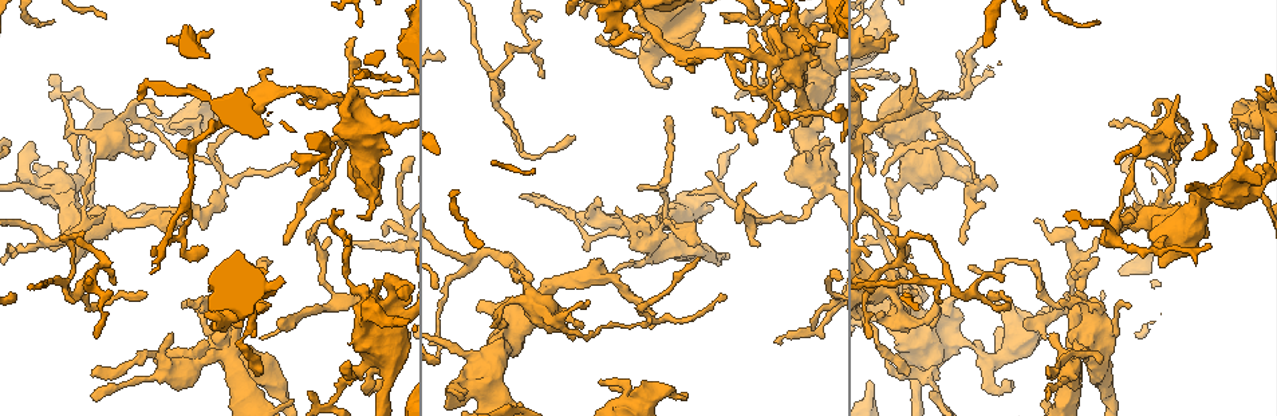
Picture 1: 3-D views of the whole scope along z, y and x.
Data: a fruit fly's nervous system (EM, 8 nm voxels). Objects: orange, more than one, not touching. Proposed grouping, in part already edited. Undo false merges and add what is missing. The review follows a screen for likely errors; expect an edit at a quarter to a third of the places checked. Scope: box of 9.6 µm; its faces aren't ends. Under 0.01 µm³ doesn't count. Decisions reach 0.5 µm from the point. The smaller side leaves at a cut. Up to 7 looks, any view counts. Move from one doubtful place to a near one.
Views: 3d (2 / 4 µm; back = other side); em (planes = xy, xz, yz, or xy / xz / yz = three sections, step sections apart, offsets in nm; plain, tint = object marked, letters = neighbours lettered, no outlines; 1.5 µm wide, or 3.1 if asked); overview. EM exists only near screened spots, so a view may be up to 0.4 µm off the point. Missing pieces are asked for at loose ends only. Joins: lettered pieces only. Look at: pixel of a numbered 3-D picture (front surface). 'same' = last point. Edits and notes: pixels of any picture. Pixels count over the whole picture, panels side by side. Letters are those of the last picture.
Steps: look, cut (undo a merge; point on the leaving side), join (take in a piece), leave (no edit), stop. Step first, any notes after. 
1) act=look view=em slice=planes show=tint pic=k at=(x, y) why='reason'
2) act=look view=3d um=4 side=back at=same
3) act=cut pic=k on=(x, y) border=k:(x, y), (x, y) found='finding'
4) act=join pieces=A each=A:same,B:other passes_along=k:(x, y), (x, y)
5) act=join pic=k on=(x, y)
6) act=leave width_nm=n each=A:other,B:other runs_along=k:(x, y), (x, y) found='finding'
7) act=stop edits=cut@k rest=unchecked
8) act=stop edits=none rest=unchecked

act=look view=em slice=xy step=8 show=letters pic=1 at=(698, 259) why='an open end'

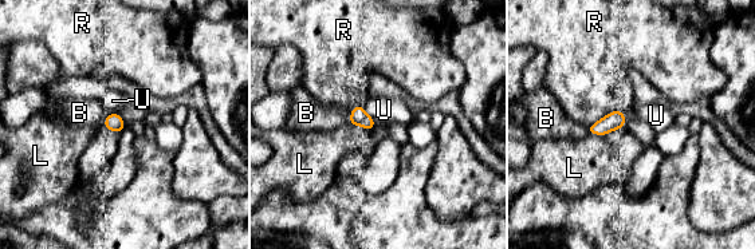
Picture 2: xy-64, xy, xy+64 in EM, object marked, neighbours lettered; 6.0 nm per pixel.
act=leave each=B:other,L:other,R:other,U:other border=2:(361, 103), (377, 122) found='no lettered piece goes on from it'

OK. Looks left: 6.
act=look view=em slice=planes show=letters pic=1 at=(582, 324) why='tapers out'

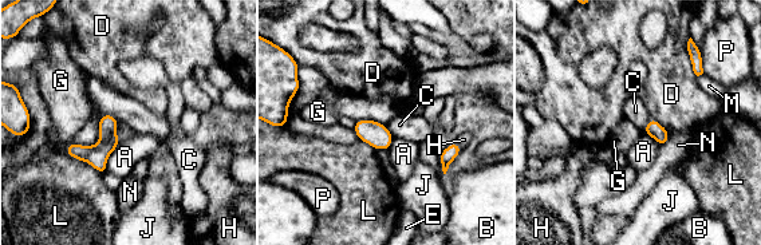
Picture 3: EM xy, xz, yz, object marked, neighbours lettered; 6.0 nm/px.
act=leave each=A:other,B:other,C:other,D:other,E:other,G:other,H:other,J:other,L:other,M:other,N:other,P:other border=3:(102, 113), (111, 114), (119, 119) found='none of them fits'

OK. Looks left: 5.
act=look view=em slice=planes show=plain pic=1 at=(700, 241) why='an open end'

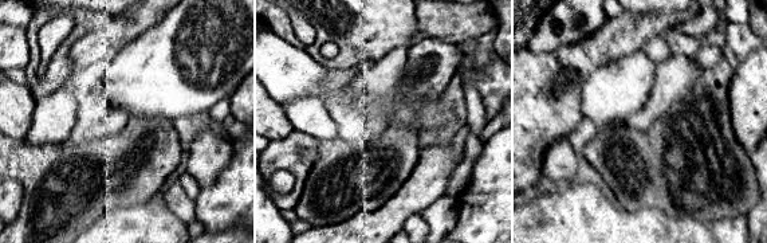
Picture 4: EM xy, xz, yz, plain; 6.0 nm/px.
act=look view=em slice=planes show=letters at=same why='what lies round it'

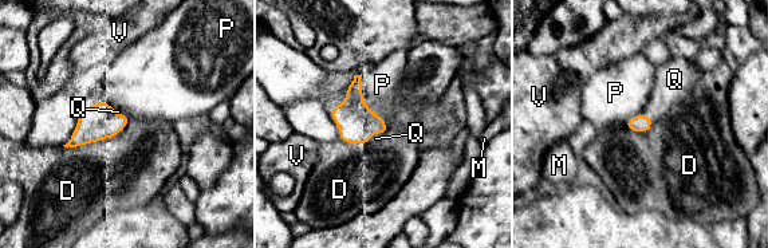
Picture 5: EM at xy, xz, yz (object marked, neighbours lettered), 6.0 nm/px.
act=join pic=5 on=(375, 138) each=D:other,M:other,P:other,Q:same,V:other found='the neuron continues'

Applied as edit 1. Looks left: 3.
act=stop edits=join@5 rest=unchecked

